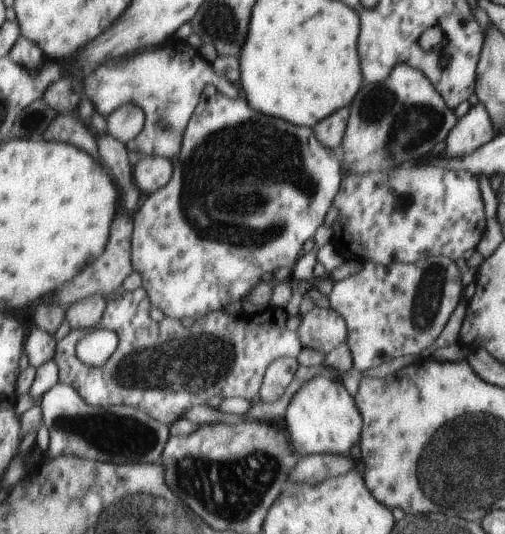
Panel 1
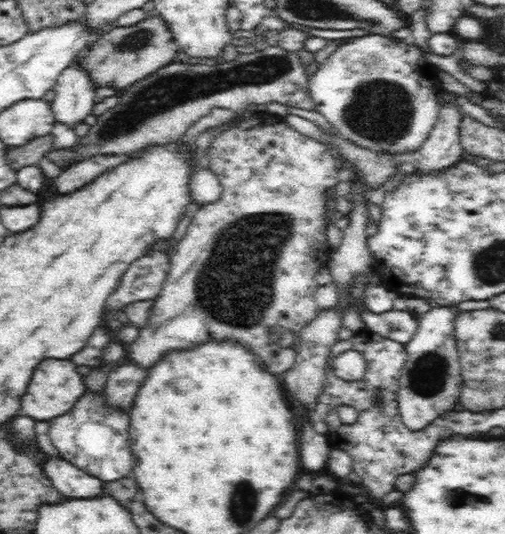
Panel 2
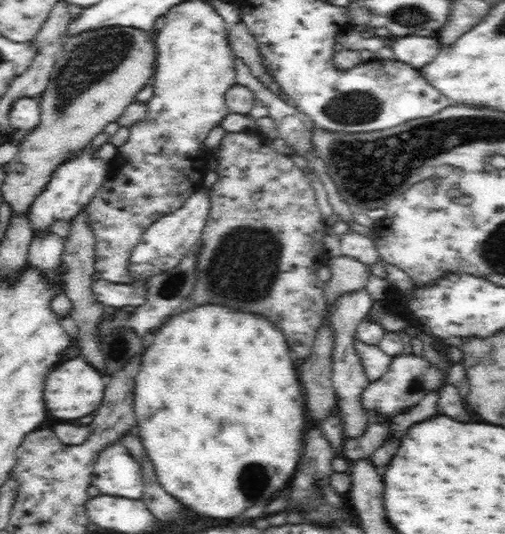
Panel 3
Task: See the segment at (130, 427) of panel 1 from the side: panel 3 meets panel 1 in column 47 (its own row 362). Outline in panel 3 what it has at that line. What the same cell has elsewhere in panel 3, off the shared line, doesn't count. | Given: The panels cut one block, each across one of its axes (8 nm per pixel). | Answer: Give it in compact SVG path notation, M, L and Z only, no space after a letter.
M416 355L414 359L410 356L399 356L398 359L393 359L390 372L369 381L368 386L359 396L359 405L368 419L394 417L402 407L416 405L426 392L444 384L444 377L439 377L438 372L426 366L421 359Z

